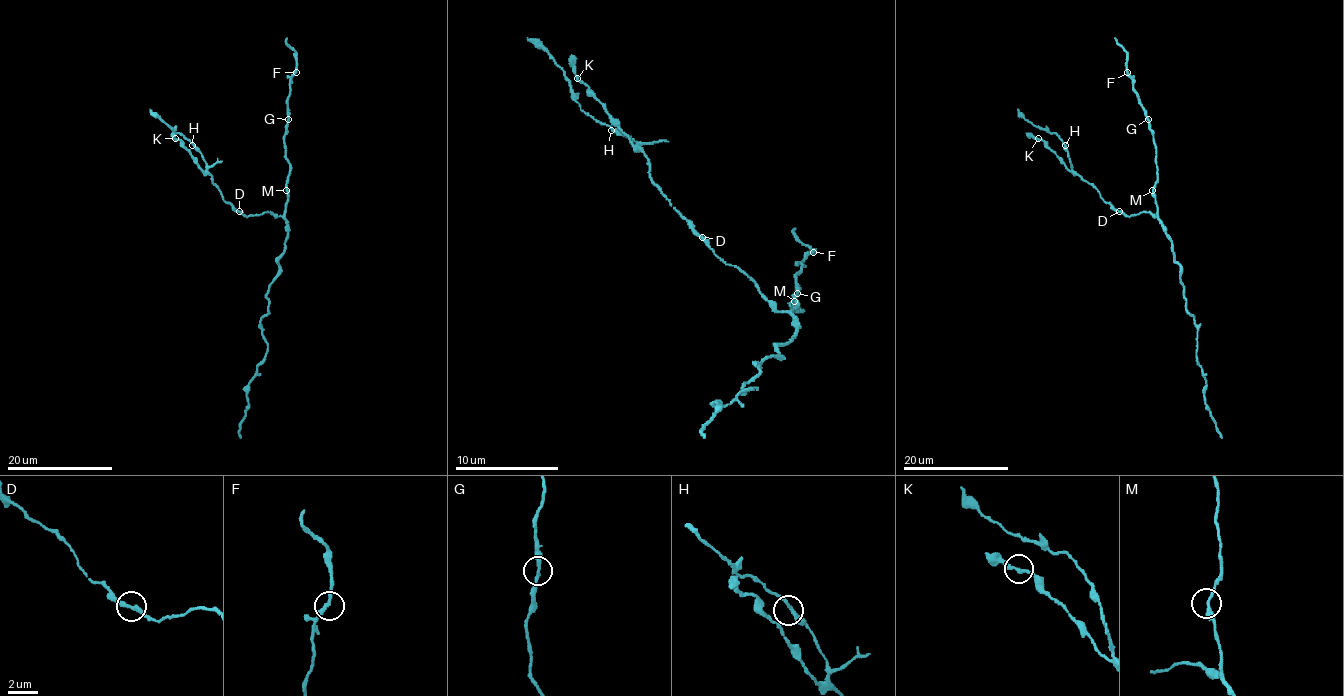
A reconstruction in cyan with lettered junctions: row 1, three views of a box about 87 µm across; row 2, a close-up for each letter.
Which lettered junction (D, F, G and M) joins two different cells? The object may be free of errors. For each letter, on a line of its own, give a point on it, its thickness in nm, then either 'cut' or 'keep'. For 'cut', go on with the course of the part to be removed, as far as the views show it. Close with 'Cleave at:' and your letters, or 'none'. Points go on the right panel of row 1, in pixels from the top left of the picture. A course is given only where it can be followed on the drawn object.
D: (1119, 211) | 260 nm | keep
F: (1127, 72) | 260 nm | keep
G: (1148, 119) | 240 nm | keep
M: (1152, 190) | 240 nm | keep
Cleave at: none

